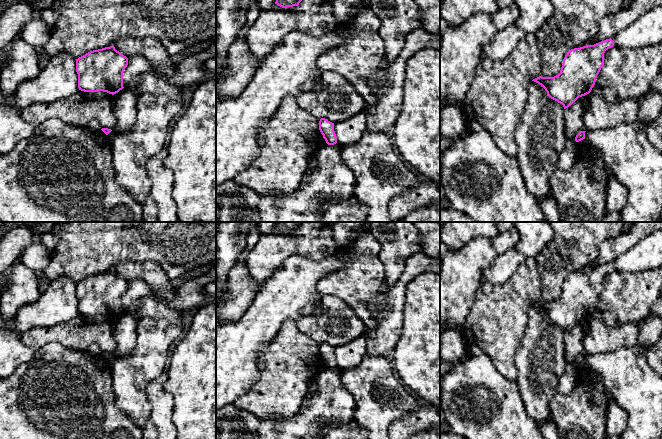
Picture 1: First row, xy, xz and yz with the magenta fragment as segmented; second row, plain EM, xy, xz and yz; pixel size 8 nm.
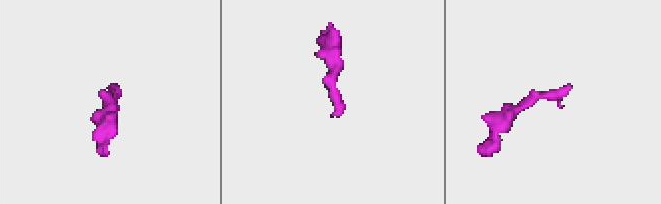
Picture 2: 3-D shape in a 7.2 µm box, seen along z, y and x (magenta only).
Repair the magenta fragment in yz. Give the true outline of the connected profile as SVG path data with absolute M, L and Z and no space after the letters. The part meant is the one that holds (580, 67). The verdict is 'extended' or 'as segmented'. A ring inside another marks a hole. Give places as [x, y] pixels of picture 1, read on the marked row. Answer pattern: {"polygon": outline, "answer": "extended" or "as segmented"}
{"polygon": "M662 6L646 12L613 38L571 49L565 55L558 75L539 76L532 81L541 85L564 109L568 108L579 97L591 92L604 65L606 50L613 46L637 48L662 43Z", "answer": "extended"}

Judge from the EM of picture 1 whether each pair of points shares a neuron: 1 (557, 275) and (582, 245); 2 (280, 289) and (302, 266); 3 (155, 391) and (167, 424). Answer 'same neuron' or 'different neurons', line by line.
1: same neuron
2: same neuron
3: same neuron

